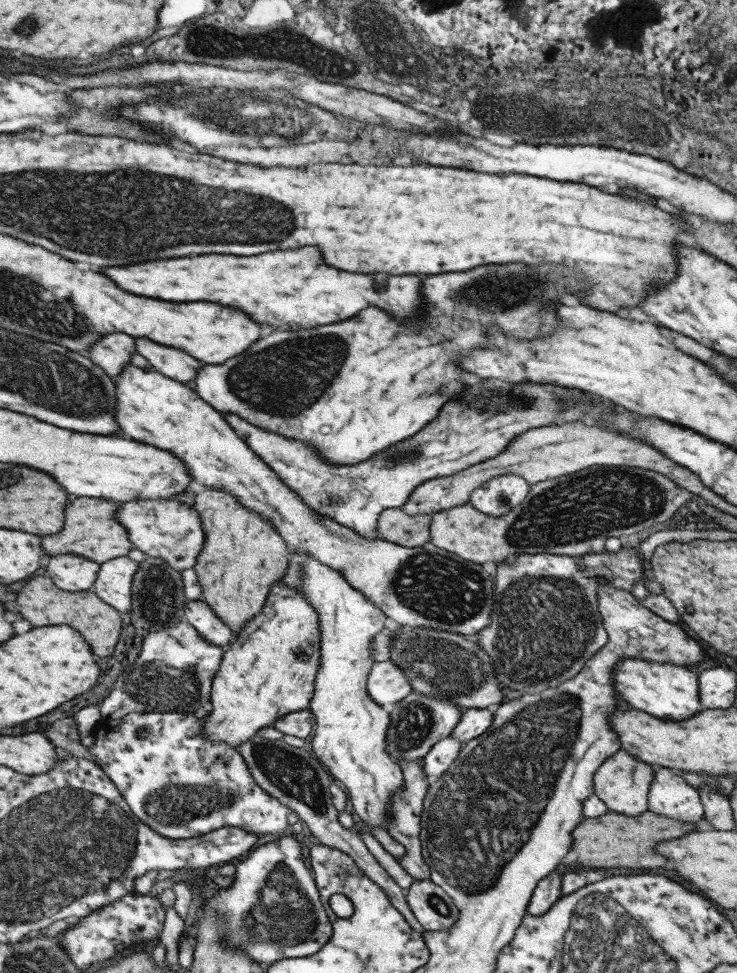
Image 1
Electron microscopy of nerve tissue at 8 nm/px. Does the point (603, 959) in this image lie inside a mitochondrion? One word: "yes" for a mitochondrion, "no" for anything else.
yes

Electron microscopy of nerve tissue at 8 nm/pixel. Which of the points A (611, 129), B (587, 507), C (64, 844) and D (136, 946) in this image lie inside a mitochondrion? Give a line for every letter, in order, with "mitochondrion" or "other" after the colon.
A: mitochondrion
B: mitochondrion
C: mitochondrion
D: other

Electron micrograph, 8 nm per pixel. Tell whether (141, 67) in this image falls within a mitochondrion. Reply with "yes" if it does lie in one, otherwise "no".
no

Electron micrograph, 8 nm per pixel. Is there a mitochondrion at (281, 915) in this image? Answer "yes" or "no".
yes

